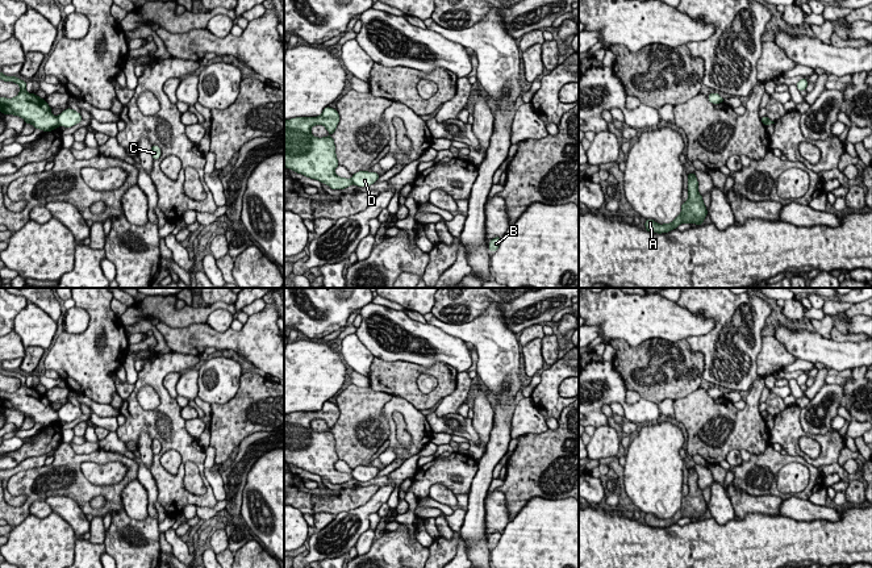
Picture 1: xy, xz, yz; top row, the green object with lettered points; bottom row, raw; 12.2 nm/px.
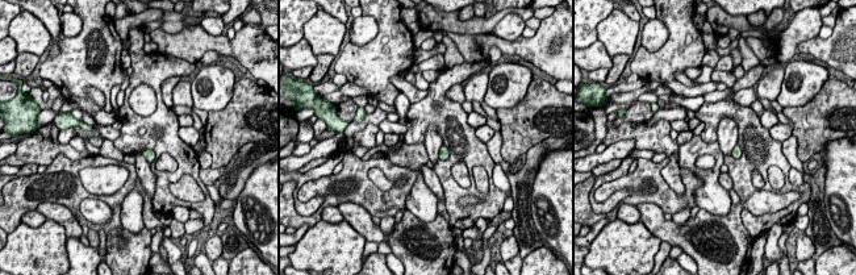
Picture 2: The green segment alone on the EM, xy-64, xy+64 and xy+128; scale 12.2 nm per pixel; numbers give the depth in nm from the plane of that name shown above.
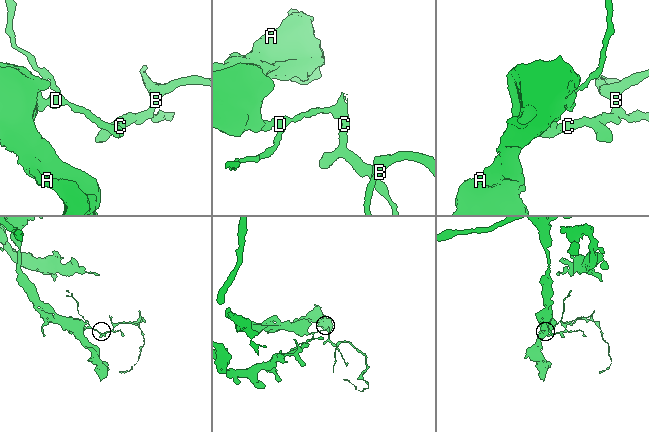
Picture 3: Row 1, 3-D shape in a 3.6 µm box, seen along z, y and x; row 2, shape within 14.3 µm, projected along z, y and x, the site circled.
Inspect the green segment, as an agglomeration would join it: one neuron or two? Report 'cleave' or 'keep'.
cleave

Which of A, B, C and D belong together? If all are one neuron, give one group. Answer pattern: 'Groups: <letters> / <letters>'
Groups: A / B C D

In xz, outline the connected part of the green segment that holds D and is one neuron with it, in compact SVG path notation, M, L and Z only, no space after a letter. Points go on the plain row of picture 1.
M358 465L352 469L352 477L358 481L368 481L377 476L379 468L368 465Z

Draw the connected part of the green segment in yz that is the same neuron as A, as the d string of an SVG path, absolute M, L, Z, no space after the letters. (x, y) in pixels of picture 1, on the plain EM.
M688 468L688 488L689 492L681 500L681 508L671 518L659 519L654 514L648 513L644 517L646 526L650 527L669 527L673 523L677 523L680 518L704 518L704 514L708 509L706 501L702 494L702 489L698 488L698 476L696 468Z

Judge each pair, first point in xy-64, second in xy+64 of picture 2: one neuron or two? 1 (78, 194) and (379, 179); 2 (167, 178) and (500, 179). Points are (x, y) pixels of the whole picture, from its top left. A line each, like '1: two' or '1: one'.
1: two
2: two

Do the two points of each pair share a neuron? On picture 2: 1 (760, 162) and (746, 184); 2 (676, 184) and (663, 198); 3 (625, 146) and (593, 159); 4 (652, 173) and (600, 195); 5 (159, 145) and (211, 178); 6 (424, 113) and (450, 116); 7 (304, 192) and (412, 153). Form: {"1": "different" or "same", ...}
{"1": "same", "2": "different", "3": "same", "4": "same", "5": "different", "6": "same", "7": "different"}

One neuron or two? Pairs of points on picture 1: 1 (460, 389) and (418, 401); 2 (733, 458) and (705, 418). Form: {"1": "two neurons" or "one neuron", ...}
{"1": "two neurons", "2": "two neurons"}

